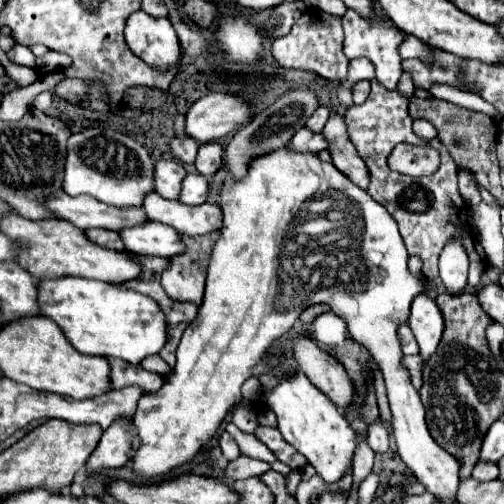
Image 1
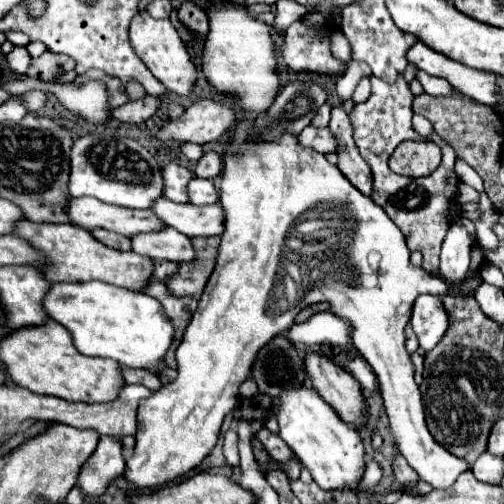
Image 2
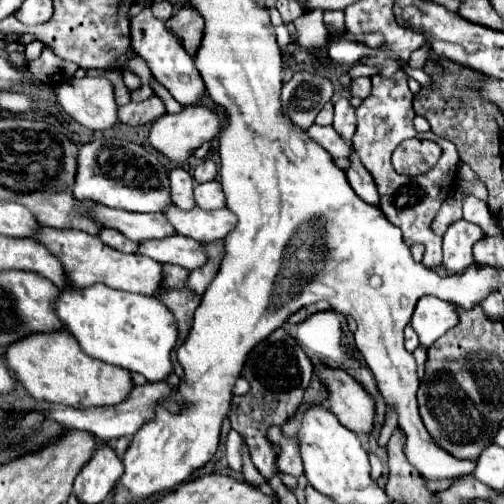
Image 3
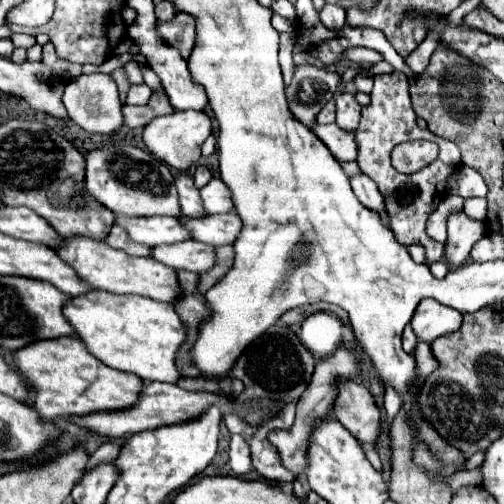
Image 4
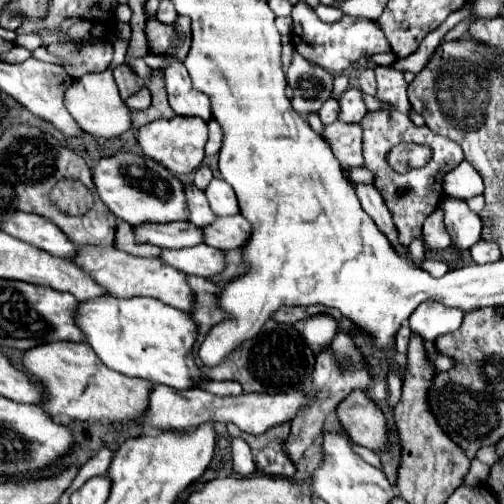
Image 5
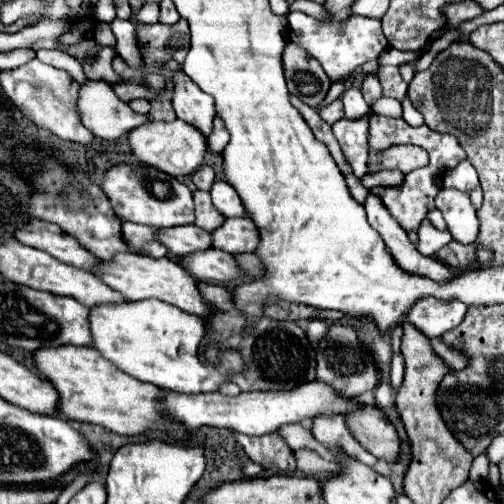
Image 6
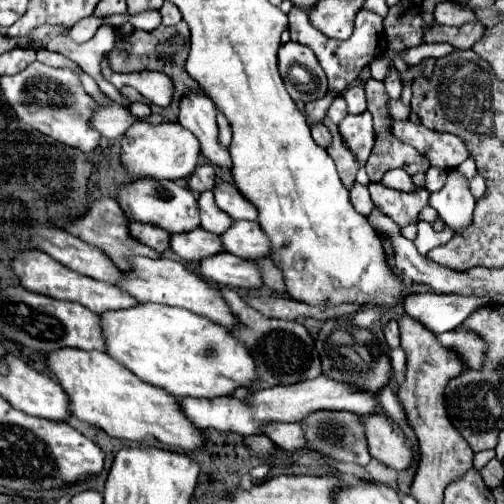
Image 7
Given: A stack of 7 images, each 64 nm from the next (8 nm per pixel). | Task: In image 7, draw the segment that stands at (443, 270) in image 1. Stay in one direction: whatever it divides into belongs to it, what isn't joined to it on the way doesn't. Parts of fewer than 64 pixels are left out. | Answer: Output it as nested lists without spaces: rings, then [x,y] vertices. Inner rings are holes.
[[[458,170],[448,172],[444,188],[434,192],[428,202],[428,206],[432,206],[454,232],[462,232],[472,224],[474,204],[476,200],[470,194],[468,180]]]

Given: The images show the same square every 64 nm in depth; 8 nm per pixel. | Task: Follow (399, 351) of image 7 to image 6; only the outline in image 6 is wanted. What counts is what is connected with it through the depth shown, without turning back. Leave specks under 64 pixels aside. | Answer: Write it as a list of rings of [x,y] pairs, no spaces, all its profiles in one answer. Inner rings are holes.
[[[394,353],[391,361],[391,384],[393,388],[399,388],[404,379],[404,360],[400,353]]]

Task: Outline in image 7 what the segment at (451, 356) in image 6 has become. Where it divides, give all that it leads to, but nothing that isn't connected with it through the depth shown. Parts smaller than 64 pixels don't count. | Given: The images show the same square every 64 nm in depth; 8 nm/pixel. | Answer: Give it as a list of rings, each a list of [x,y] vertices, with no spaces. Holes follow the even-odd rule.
[[[456,328],[448,334],[440,334],[438,340],[456,350],[456,354],[466,362],[468,368],[472,370],[482,370],[484,366],[484,358],[488,354],[488,344],[484,342],[484,338],[480,338],[474,330],[468,328]]]

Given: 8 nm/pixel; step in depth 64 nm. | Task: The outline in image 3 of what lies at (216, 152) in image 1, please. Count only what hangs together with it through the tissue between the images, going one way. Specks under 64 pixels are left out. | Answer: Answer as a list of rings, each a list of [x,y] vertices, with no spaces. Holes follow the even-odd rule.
[[[204,160],[204,162],[200,162],[200,164],[196,166],[196,170],[194,170],[194,180],[196,180],[196,182],[210,182],[210,180],[216,178],[216,172],[218,172],[216,164],[210,162],[210,160]]]

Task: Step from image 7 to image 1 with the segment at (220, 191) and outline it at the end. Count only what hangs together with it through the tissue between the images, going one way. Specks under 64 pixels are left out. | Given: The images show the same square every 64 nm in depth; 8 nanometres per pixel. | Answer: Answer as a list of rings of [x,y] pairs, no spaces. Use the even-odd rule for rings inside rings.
[[[188,174],[182,182],[182,194],[180,200],[184,204],[204,204],[208,202],[210,188],[208,188],[208,178],[200,174]]]

